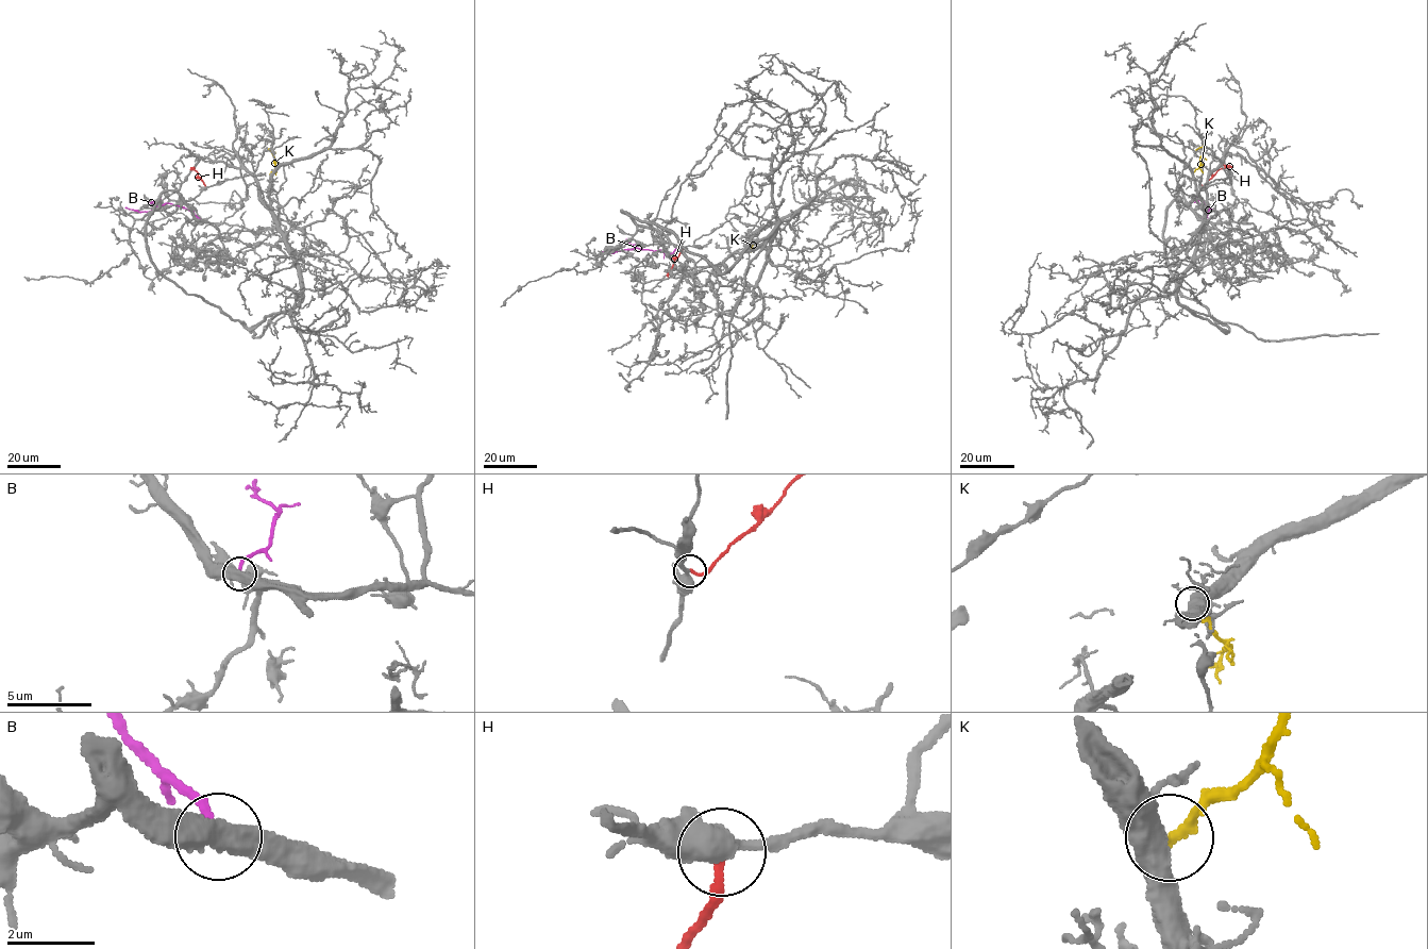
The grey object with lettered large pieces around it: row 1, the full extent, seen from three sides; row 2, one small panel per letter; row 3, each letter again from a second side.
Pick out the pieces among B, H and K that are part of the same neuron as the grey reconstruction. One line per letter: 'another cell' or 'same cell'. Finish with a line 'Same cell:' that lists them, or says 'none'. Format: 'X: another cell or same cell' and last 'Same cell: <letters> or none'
B: another cell
H: same cell
K: another cell
Same cell: H

